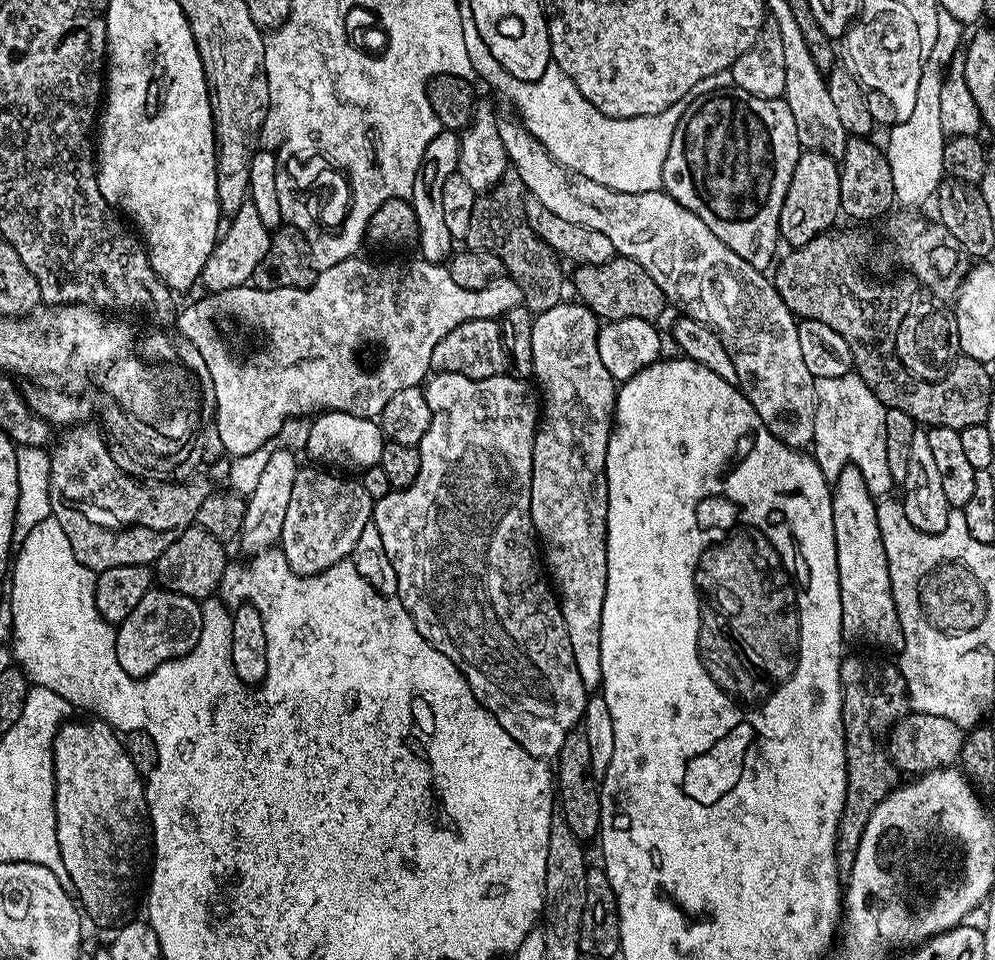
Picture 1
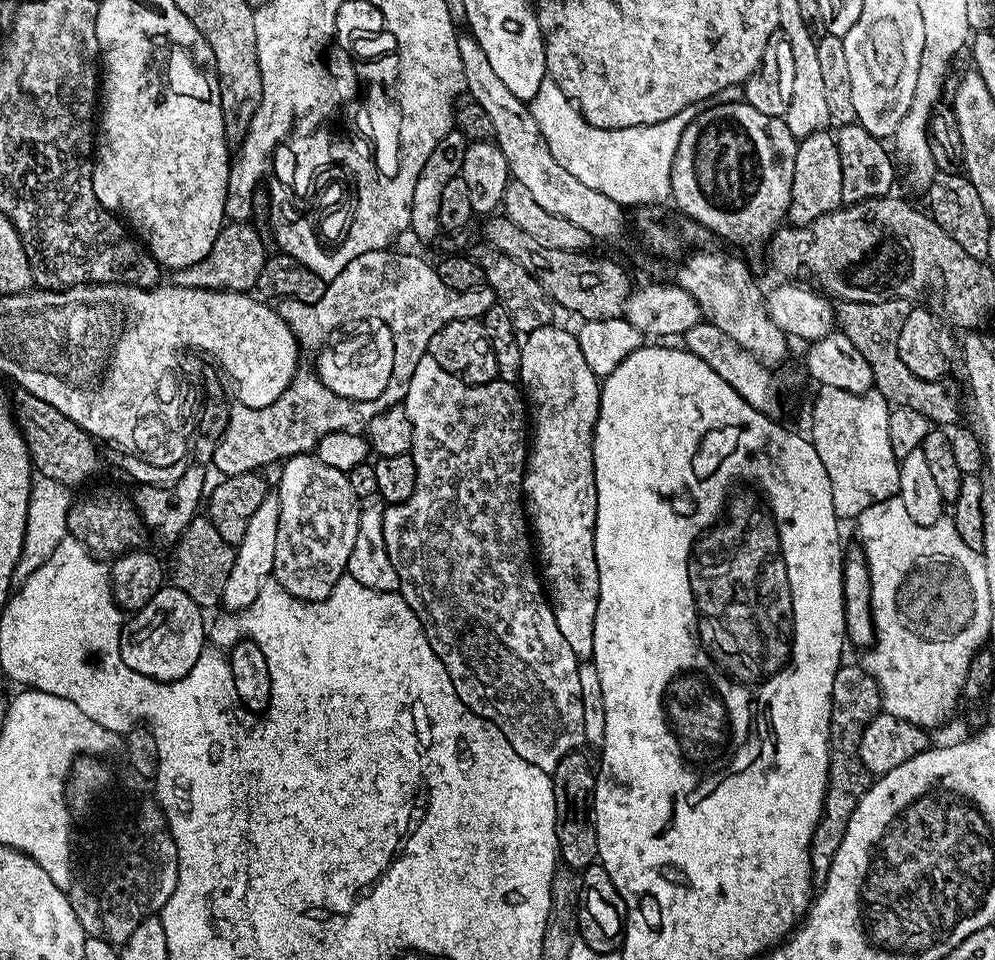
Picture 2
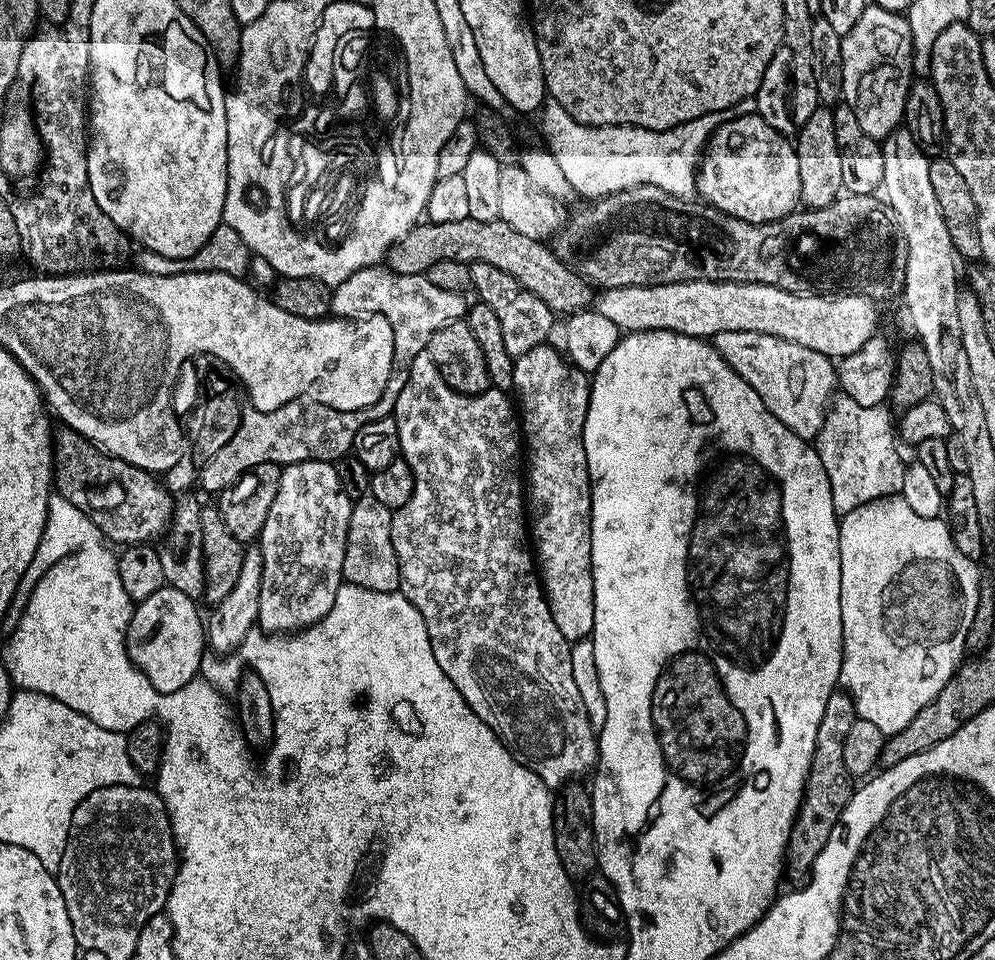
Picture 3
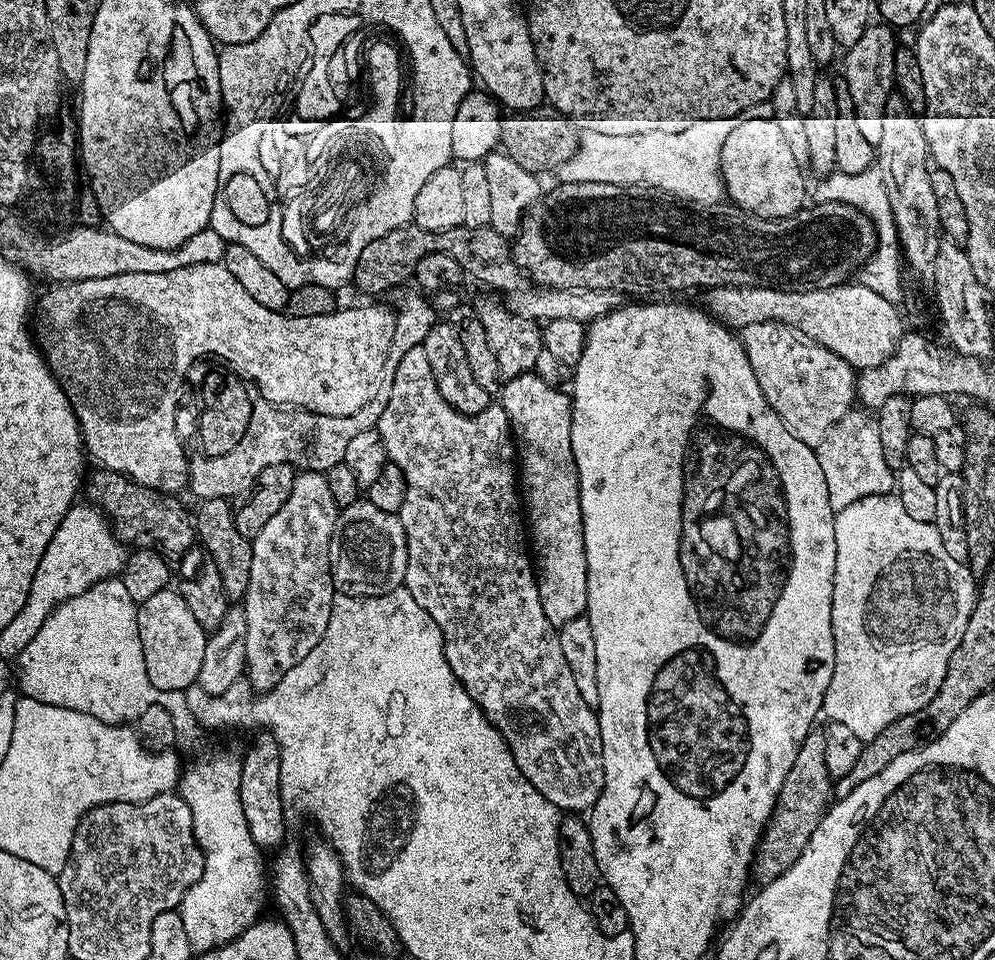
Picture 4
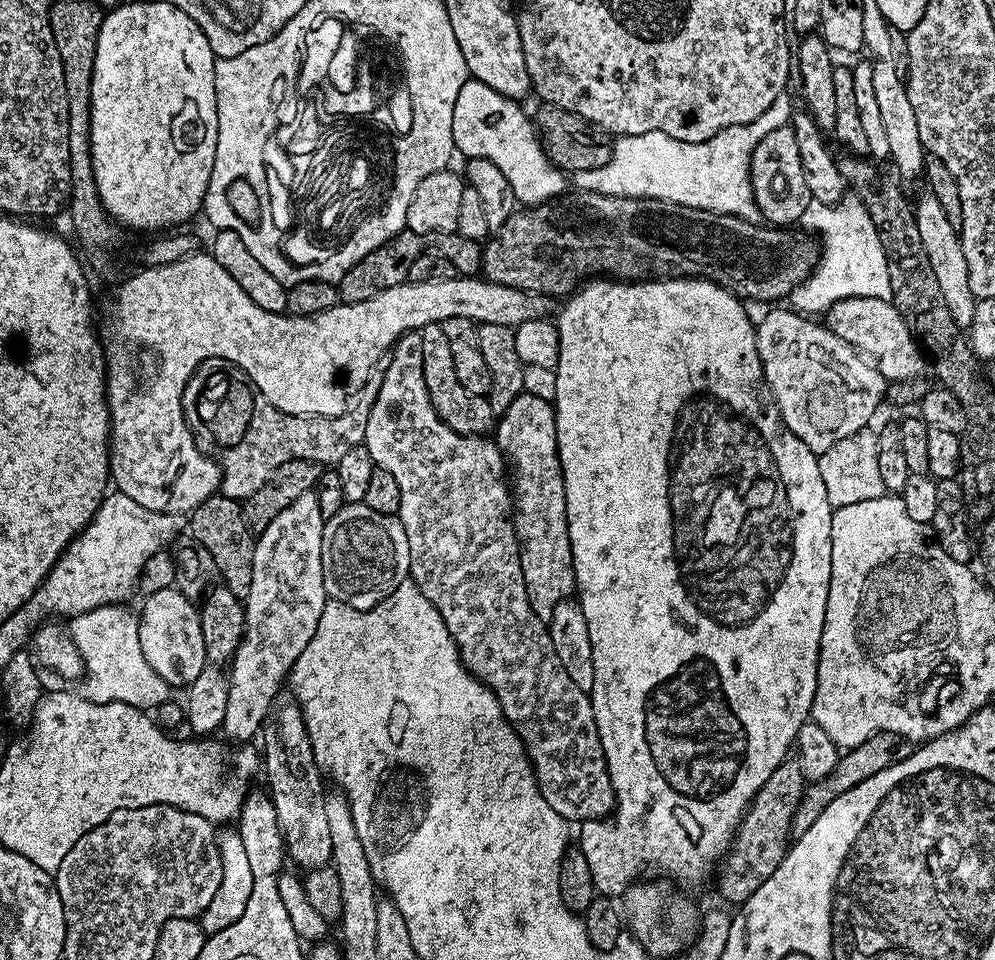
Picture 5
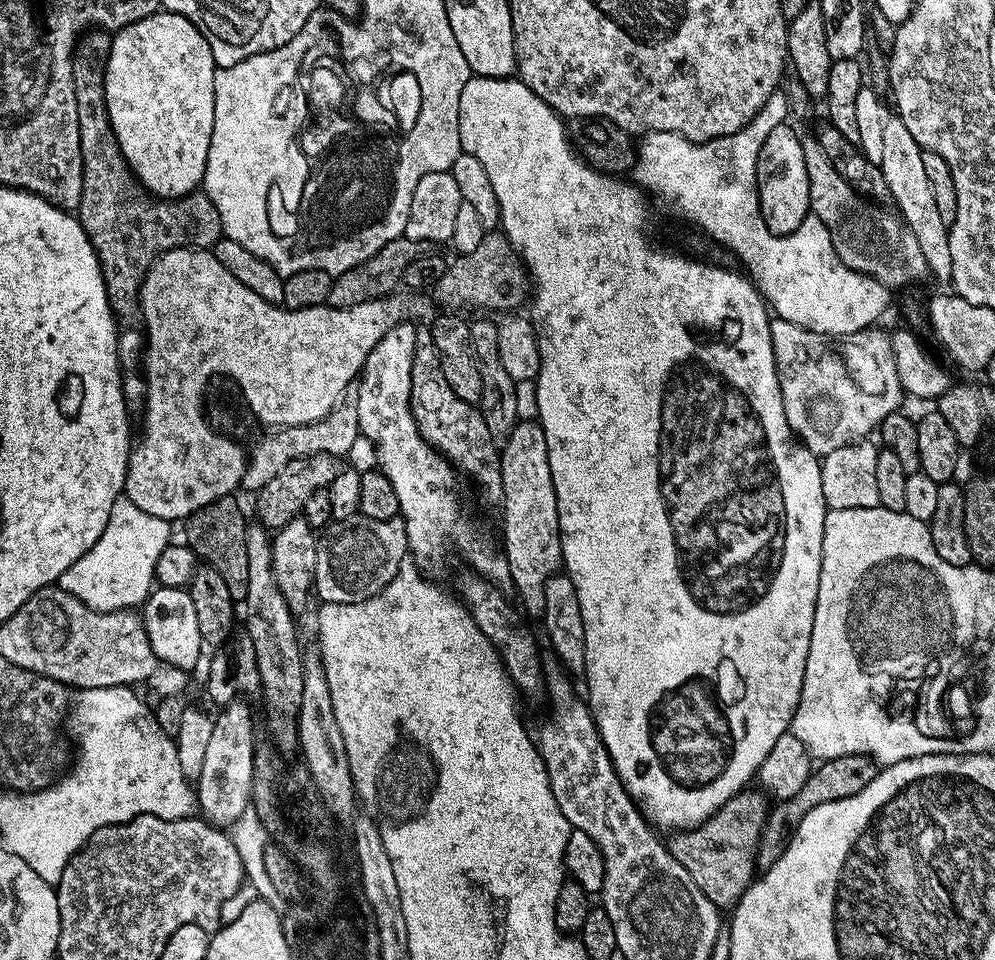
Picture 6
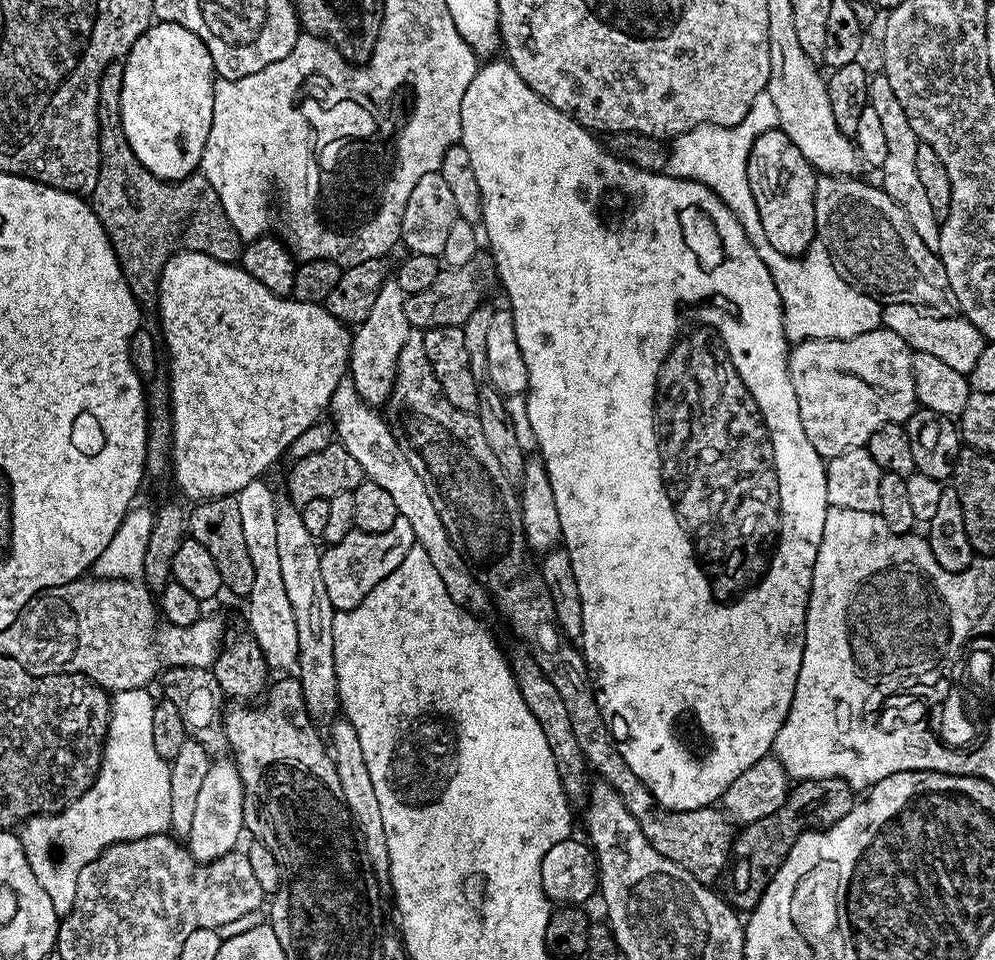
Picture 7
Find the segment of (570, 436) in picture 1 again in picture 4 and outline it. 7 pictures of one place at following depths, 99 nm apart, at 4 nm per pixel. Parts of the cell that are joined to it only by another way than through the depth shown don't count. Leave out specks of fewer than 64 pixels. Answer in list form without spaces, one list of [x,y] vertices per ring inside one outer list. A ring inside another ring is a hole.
[[[535,371],[504,380],[498,403],[506,410],[512,425],[514,448],[518,453],[518,476],[523,489],[526,528],[530,533],[530,552],[534,557],[536,585],[542,602],[542,614],[559,629],[566,622],[588,611],[588,571],[582,526],[580,483],[570,446],[572,397],[547,384]]]

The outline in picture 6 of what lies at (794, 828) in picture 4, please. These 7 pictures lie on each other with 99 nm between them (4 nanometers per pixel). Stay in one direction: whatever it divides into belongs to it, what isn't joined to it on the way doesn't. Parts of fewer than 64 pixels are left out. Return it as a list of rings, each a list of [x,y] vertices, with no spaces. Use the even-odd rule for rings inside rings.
[[[752,791],[739,792],[706,822],[696,828],[673,831],[672,840],[667,841],[669,852],[686,866],[686,874],[694,878],[698,890],[702,890],[702,894],[721,910],[735,908],[758,872],[756,848],[760,844],[760,832],[768,820],[770,803],[763,791]]]

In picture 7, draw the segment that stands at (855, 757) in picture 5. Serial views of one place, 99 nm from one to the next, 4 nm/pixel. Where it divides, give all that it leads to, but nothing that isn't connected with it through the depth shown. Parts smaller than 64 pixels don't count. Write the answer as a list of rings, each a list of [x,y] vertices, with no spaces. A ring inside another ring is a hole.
[[[838,778],[799,781],[789,791],[786,802],[778,806],[778,810],[774,810],[774,814],[766,814],[766,818],[758,818],[758,822],[743,825],[730,849],[732,907],[744,914],[756,908],[766,886],[770,886],[774,874],[778,874],[796,839],[813,826],[819,824],[827,826],[850,814],[854,803],[852,788],[853,785],[849,781]]]

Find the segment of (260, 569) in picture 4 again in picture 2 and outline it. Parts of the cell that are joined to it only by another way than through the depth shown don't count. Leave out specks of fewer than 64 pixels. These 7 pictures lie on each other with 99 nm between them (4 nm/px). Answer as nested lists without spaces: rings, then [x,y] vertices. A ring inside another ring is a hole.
[[[314,454],[290,456],[283,461],[280,485],[275,485],[278,498],[278,540],[274,545],[272,576],[275,583],[299,600],[324,600],[334,590],[338,578],[348,571],[350,550],[354,550],[354,538],[358,538],[361,497],[354,494],[348,481],[348,473],[326,466]]]

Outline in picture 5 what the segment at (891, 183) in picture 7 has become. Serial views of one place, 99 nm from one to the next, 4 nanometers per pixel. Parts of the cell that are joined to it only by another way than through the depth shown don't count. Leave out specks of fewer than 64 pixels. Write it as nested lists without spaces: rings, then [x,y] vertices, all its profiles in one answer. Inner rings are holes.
[[[924,194],[920,201],[916,200],[915,213],[919,235],[922,238],[923,249],[930,258],[931,269],[934,270],[935,280],[946,300],[946,309],[960,330],[967,330],[972,325],[977,297],[970,290],[970,274],[966,271],[966,254],[962,254],[962,242],[957,228],[950,226],[950,218],[946,218],[938,198]]]

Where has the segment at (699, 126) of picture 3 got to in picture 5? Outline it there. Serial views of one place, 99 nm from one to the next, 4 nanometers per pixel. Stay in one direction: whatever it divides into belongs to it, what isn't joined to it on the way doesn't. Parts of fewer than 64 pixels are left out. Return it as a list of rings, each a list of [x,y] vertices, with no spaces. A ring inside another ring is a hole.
[[[785,94],[774,98],[770,105],[754,122],[742,126],[730,126],[714,138],[706,142],[682,142],[678,138],[670,138],[670,134],[651,132],[650,134],[634,134],[621,136],[612,145],[610,162],[606,166],[598,166],[596,170],[582,170],[571,173],[570,184],[577,192],[601,192],[607,196],[625,196],[626,198],[646,198],[647,200],[661,200],[682,206],[694,206],[698,210],[710,210],[718,214],[730,214],[743,220],[753,222],[761,219],[760,207],[752,197],[752,177],[750,175],[750,161],[752,151],[770,134],[770,130],[782,127],[783,118],[791,117],[794,111],[791,95]]]

